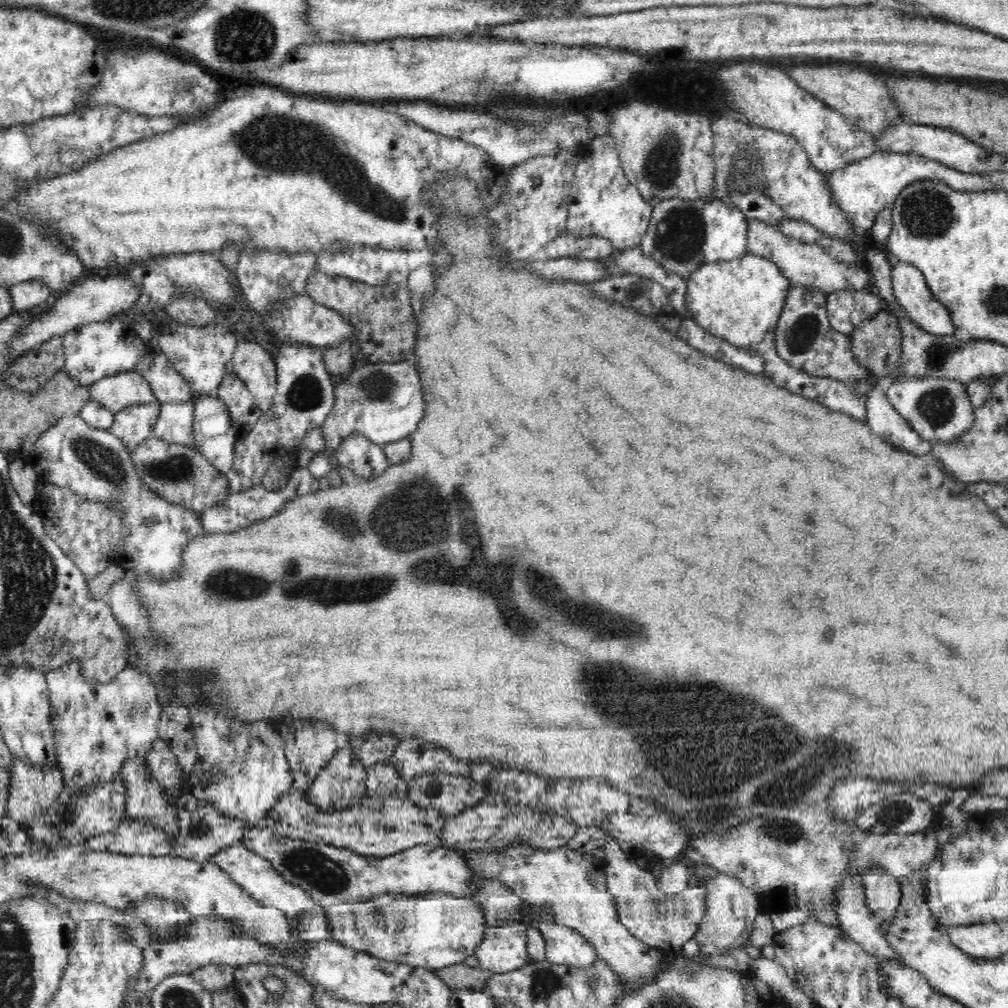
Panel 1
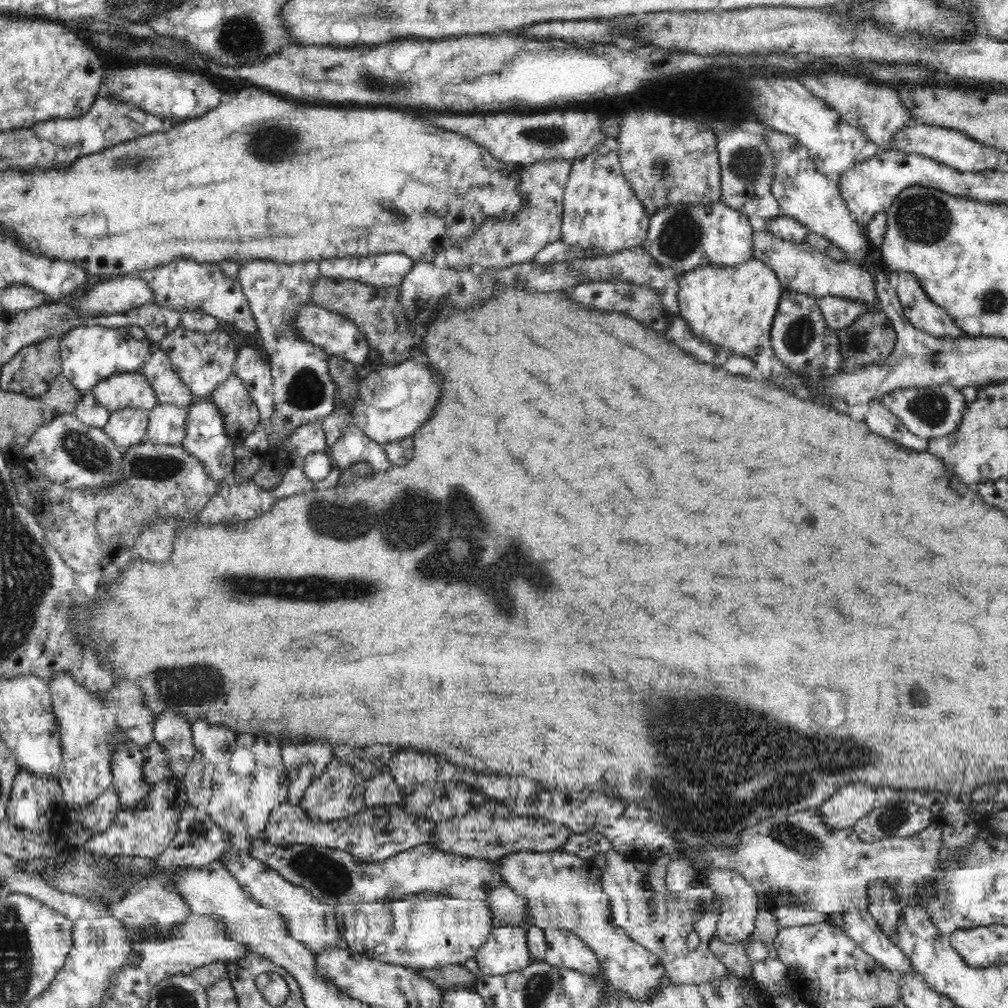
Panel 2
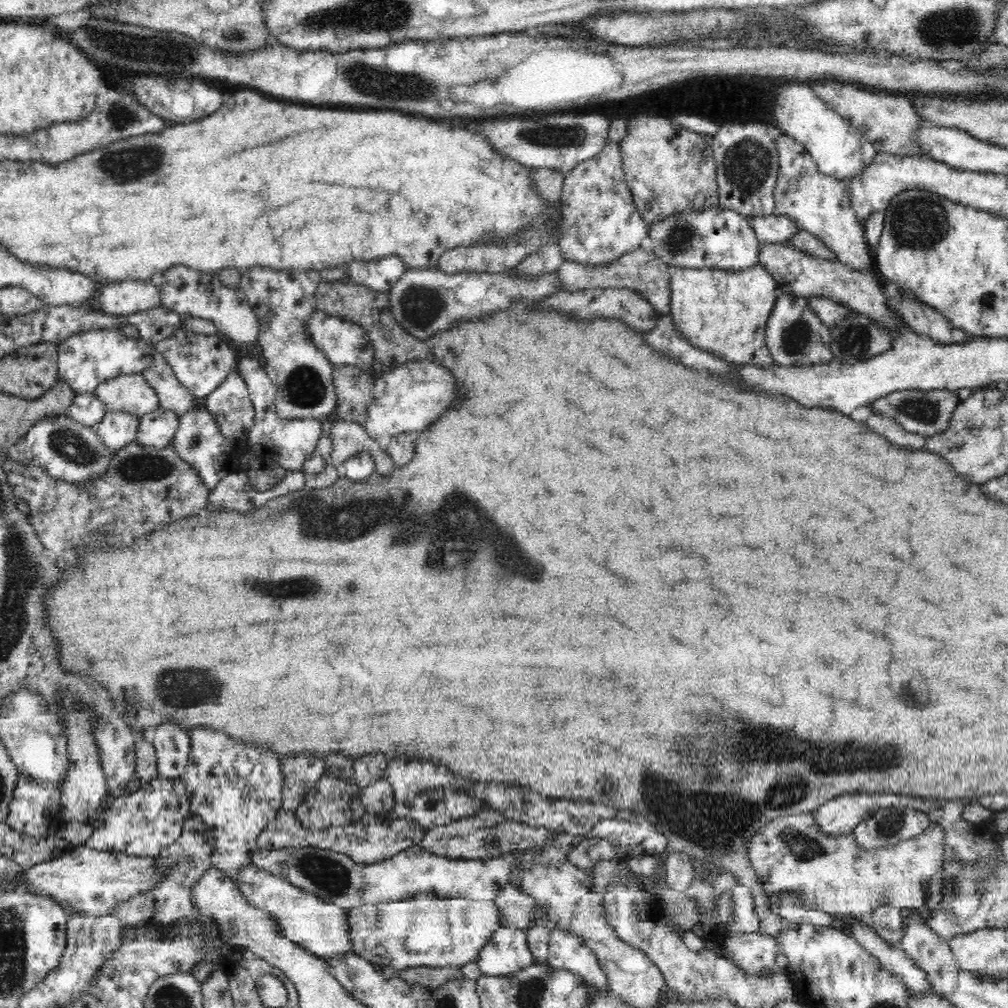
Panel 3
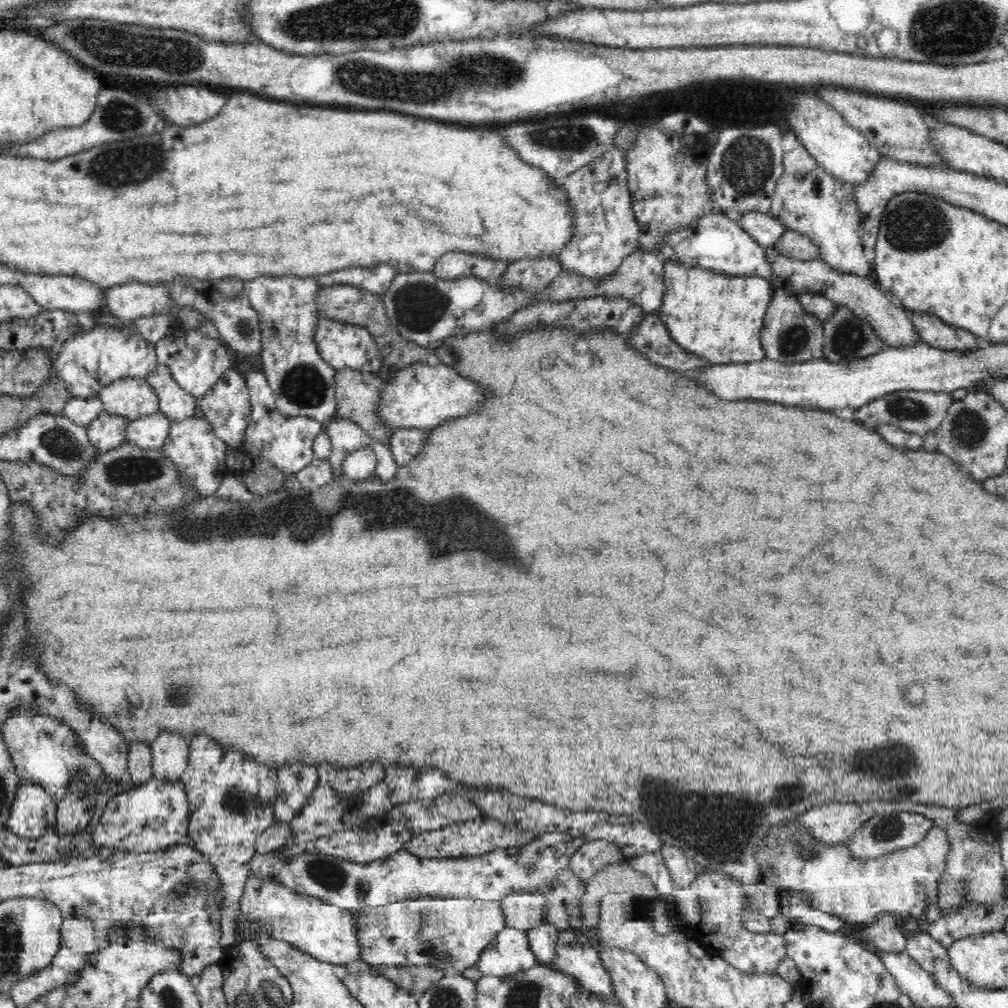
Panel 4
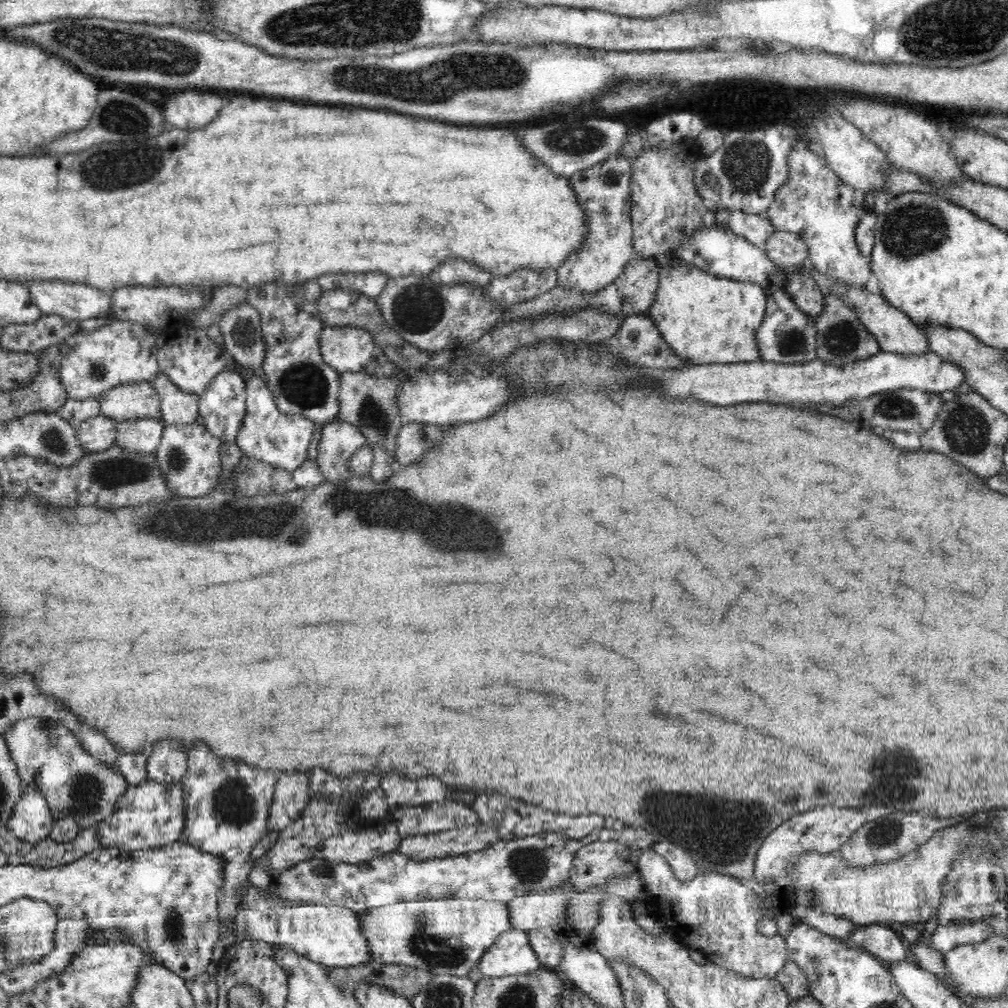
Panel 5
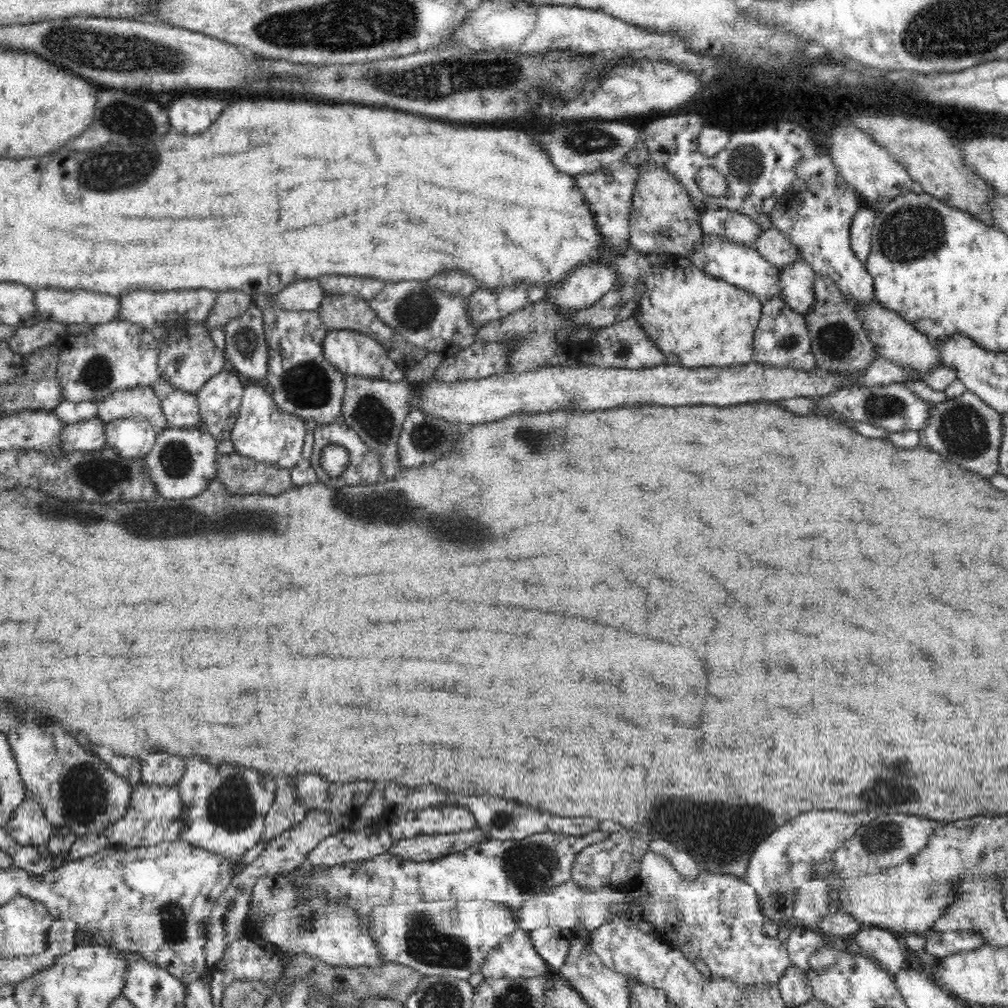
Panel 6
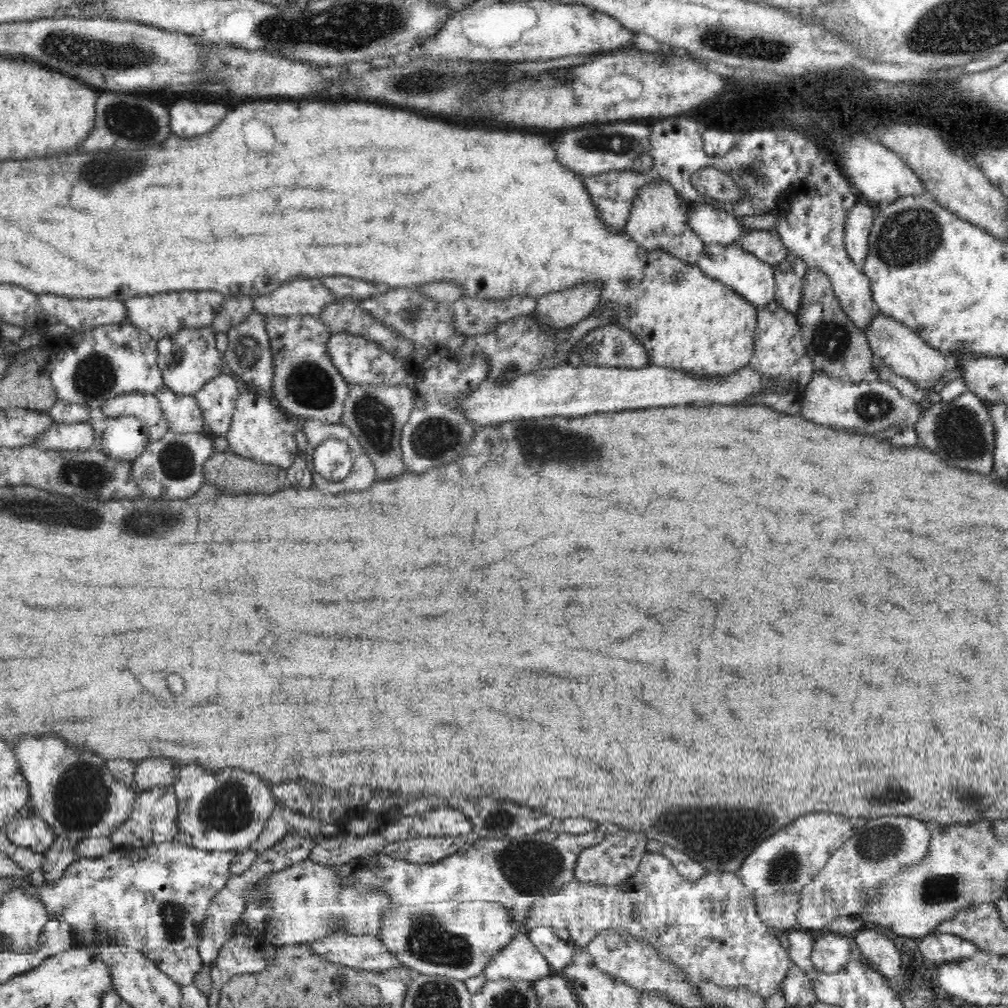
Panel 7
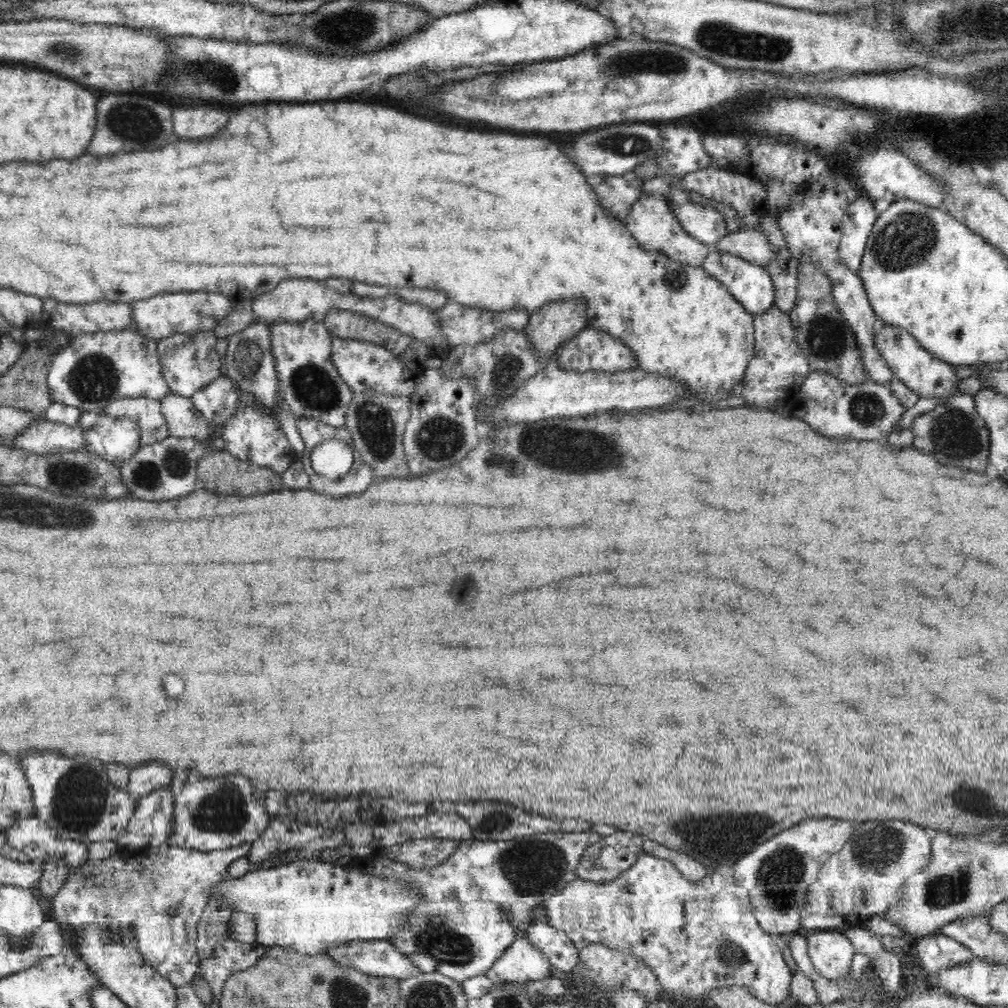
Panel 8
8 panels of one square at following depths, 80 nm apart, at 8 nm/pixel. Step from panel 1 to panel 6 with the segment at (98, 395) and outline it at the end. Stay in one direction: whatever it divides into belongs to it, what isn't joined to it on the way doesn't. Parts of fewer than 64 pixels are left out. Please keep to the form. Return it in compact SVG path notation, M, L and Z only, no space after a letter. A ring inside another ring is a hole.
M153 386L116 390L98 403L98 409L98 417L107 423L137 418L150 421L158 434L166 430L167 420Z

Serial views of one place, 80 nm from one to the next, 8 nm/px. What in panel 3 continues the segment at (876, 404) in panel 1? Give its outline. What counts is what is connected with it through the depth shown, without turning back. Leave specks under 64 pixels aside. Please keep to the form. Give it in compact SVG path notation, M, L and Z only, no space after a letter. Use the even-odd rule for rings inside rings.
M878 411L870 412L866 423L876 434L880 434L896 446L916 448L916 450L925 449L926 439L904 430L904 427L890 415Z

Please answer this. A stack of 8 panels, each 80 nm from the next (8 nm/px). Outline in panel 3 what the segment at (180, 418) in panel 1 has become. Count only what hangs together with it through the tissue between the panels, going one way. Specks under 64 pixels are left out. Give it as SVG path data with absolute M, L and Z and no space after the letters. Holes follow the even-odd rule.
M158 408L146 413L140 422L137 443L142 446L170 447L178 433L180 415L172 410Z

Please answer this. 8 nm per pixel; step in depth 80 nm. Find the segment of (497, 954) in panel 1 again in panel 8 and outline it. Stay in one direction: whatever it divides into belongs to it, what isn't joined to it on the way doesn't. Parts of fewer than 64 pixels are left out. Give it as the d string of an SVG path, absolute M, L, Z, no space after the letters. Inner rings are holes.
M520 933L501 957L486 971L494 983L518 982L526 984L531 980L550 977L550 961L528 939Z

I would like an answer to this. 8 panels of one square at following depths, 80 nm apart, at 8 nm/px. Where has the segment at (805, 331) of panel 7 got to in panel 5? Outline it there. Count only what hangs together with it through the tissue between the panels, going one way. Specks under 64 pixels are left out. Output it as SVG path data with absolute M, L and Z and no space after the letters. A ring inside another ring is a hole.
M826 296L826 310L821 316L816 317L816 329L818 329L818 344L816 344L817 356L831 365L852 364L878 354L880 343L866 327L862 326L855 311L846 306L837 296Z

